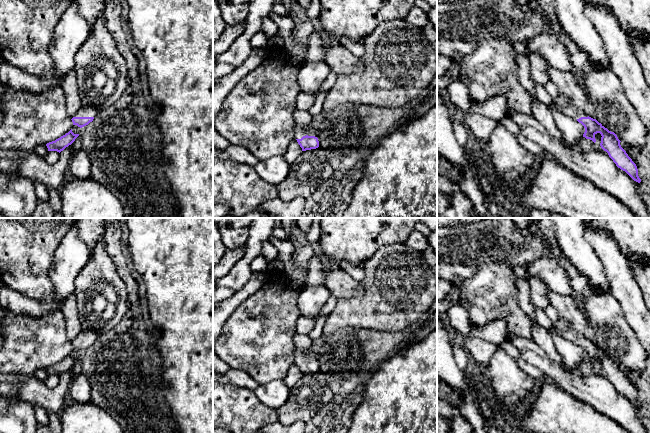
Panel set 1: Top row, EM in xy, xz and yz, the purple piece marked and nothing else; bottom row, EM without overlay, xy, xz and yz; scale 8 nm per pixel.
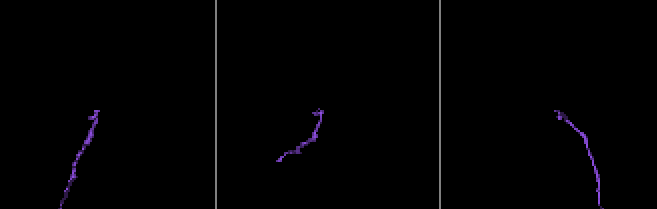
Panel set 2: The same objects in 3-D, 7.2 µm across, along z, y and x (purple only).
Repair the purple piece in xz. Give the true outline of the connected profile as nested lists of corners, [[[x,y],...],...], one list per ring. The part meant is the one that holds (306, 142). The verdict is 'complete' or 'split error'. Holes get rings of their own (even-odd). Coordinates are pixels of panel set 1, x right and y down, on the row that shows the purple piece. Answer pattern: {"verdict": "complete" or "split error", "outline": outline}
{"verdict": "split error", "outline": [[[313,123],[306,128],[299,127],[295,124],[295,139],[302,148],[302,151],[316,149],[319,147],[317,130]]]}

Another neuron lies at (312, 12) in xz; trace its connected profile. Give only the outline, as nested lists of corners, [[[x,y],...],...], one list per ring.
[[[312,0],[310,6],[305,9],[305,14],[308,19],[317,21],[321,11],[321,0]]]

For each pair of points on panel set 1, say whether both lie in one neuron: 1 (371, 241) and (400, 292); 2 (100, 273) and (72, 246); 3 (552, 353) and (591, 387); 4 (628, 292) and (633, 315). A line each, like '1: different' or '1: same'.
1: different
2: different
3: different
4: same

